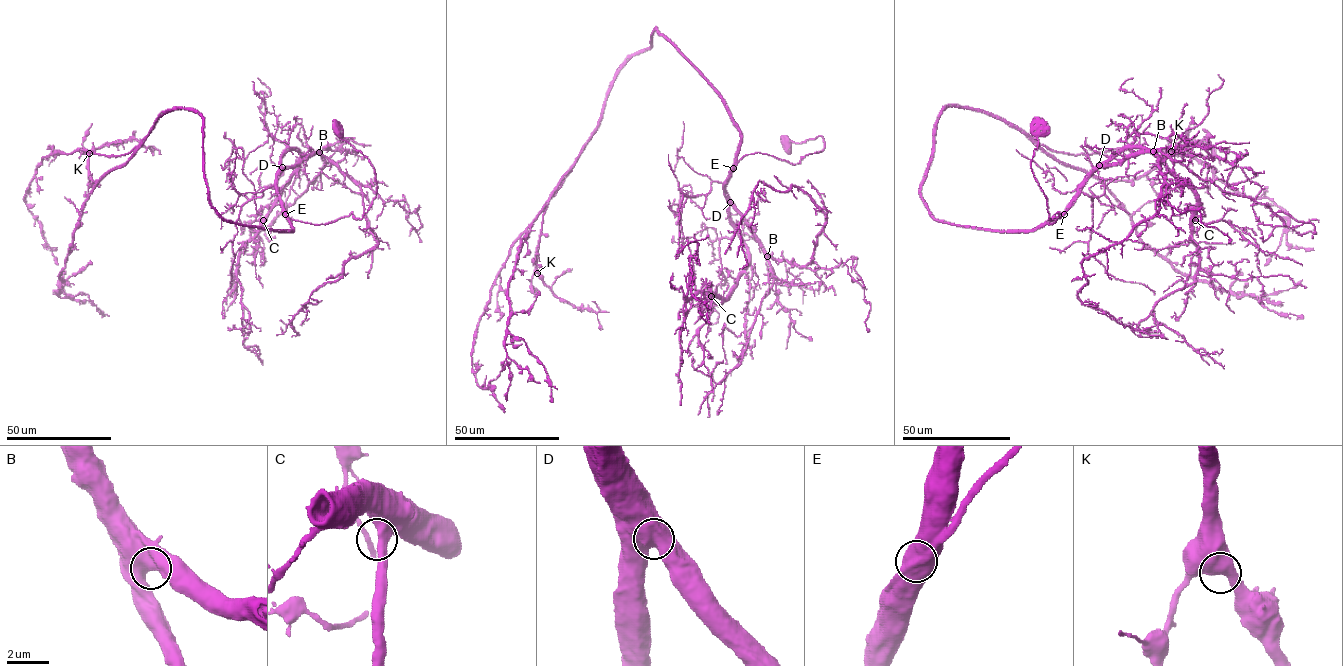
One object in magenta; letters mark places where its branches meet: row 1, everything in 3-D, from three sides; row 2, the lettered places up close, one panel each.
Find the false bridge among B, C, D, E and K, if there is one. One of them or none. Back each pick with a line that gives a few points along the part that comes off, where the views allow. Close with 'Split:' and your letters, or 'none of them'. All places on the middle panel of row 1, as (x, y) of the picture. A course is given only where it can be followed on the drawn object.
Split: none of them

